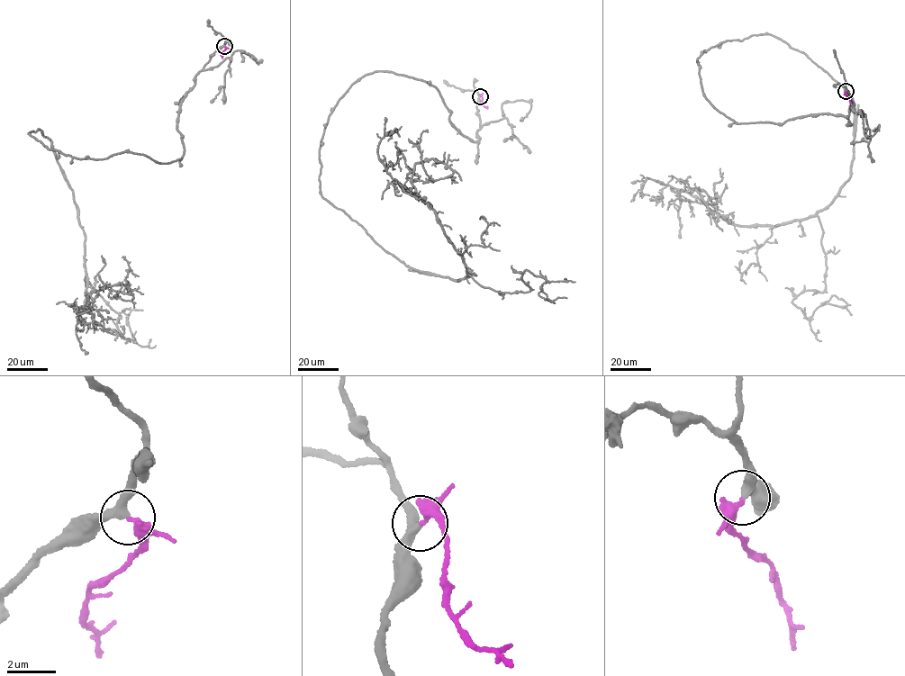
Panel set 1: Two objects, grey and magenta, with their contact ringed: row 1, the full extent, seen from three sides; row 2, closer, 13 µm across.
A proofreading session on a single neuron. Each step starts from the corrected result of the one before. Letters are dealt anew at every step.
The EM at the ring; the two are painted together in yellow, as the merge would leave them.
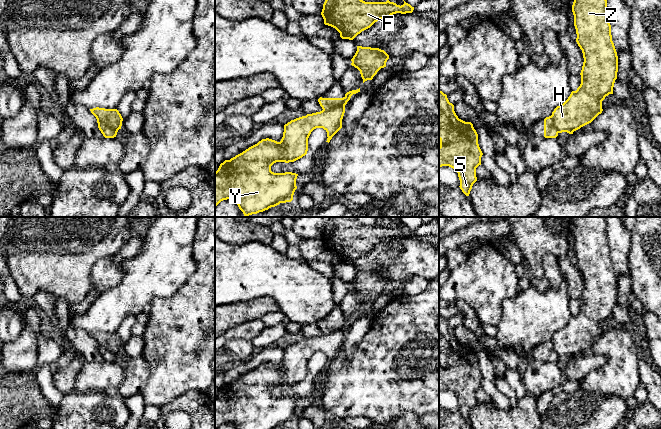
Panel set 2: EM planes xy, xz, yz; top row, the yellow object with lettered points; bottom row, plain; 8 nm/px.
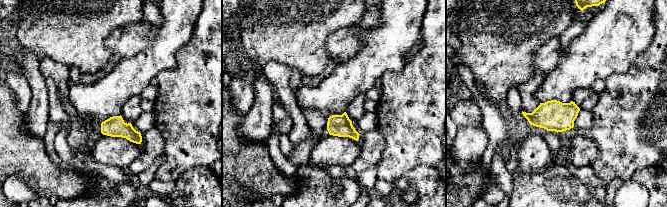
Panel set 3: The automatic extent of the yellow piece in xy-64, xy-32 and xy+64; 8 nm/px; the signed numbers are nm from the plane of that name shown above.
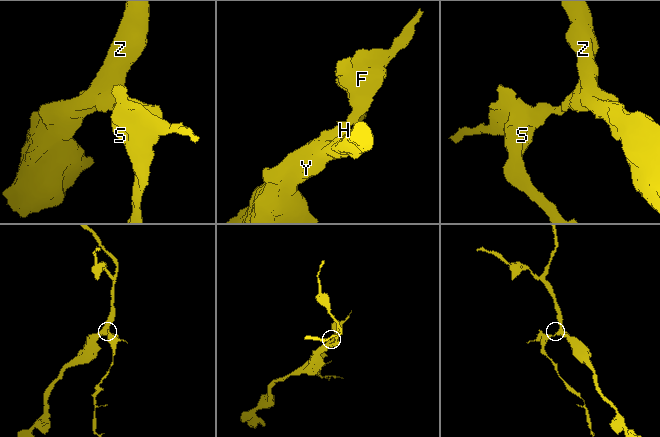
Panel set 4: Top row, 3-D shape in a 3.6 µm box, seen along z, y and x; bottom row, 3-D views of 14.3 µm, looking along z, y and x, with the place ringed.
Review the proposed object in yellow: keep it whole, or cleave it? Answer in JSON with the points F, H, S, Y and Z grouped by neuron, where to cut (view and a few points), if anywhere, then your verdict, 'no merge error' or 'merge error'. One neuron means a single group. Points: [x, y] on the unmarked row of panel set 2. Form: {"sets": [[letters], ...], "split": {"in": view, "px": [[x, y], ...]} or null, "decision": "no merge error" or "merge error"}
{"sets": [["F", "S"], ["H", "Y", "Z"]], "split": {"in": "xz", "px": [[344, 329], [323, 334]]}, "decision": "merge error"}

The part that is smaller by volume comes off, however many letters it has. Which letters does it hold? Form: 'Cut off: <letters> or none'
Cut off: F, S

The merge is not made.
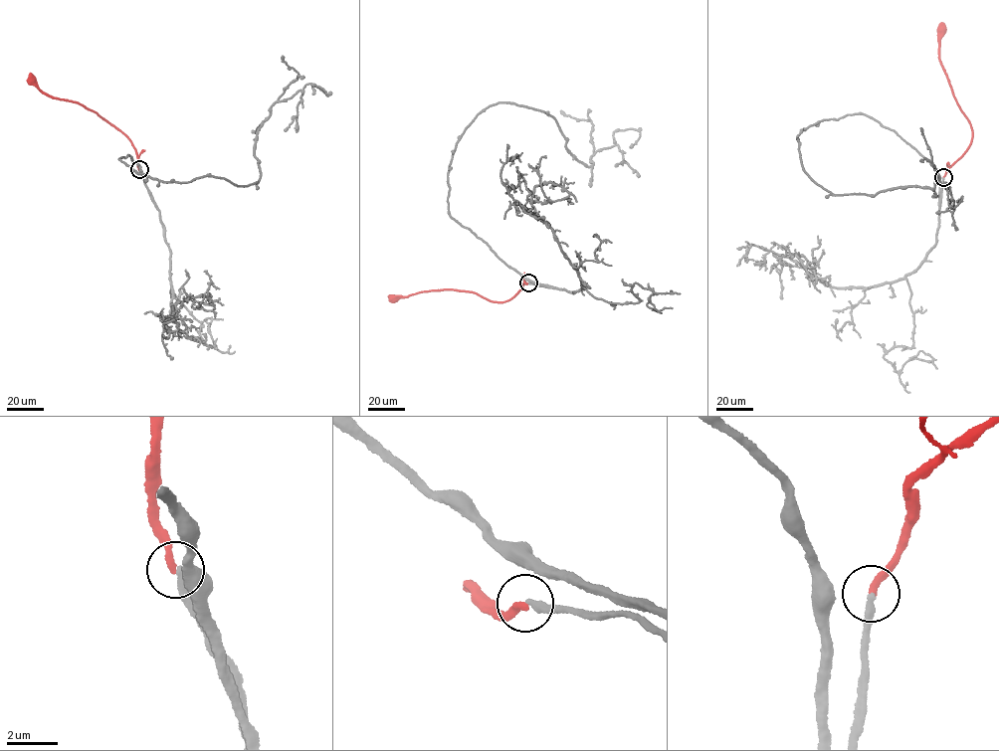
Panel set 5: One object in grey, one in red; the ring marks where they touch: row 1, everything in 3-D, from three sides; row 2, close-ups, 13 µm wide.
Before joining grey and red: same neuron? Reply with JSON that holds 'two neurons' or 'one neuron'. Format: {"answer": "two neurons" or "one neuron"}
{"answer": "one neuron"}

